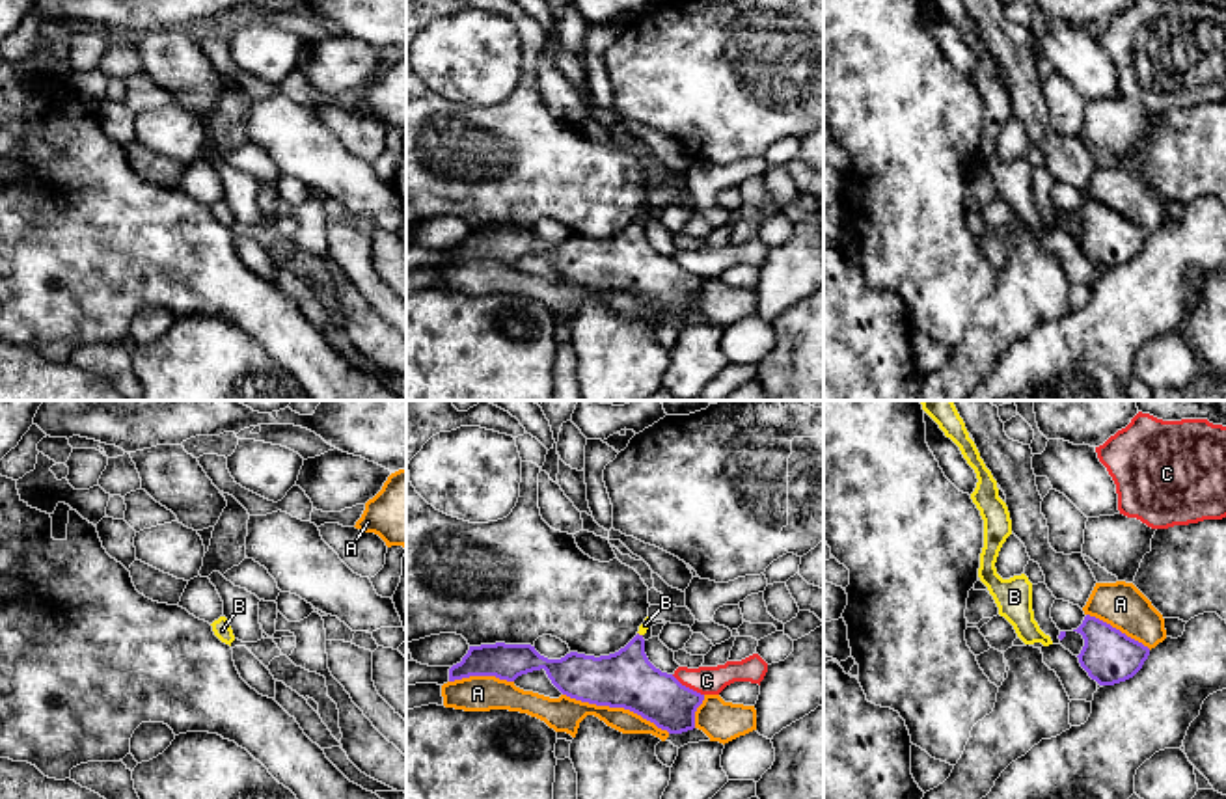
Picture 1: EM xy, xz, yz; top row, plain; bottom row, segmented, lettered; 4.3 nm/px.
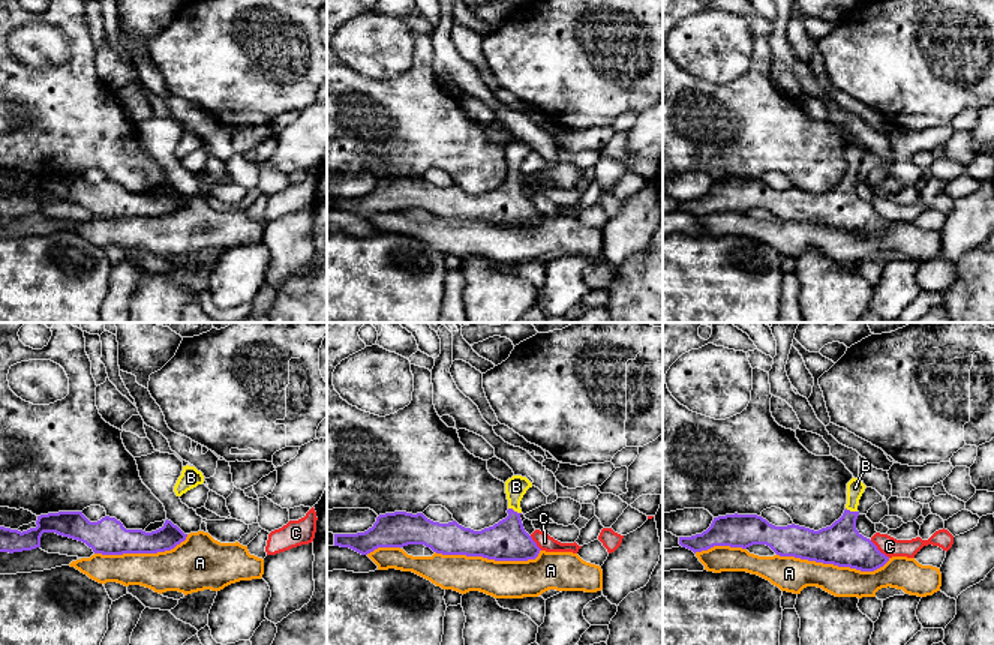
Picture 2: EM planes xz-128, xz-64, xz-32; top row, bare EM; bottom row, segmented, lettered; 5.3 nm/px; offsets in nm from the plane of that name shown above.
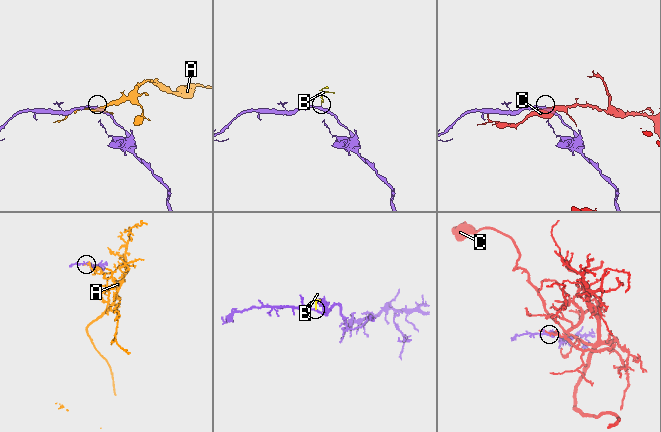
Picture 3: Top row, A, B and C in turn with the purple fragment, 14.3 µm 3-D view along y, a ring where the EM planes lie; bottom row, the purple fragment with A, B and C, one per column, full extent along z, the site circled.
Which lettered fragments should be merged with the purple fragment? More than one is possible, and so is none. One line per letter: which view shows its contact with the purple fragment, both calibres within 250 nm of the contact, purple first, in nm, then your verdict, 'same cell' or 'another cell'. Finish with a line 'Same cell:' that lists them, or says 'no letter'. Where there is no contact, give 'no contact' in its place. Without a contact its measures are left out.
A: contact in xz; calibres 240 and 150 nm; another cell
B: contact in xz; calibres 240 and 40 nm; same cell
C: contact in xz; calibres 240 and 130 nm; another cell
Same cell: B

